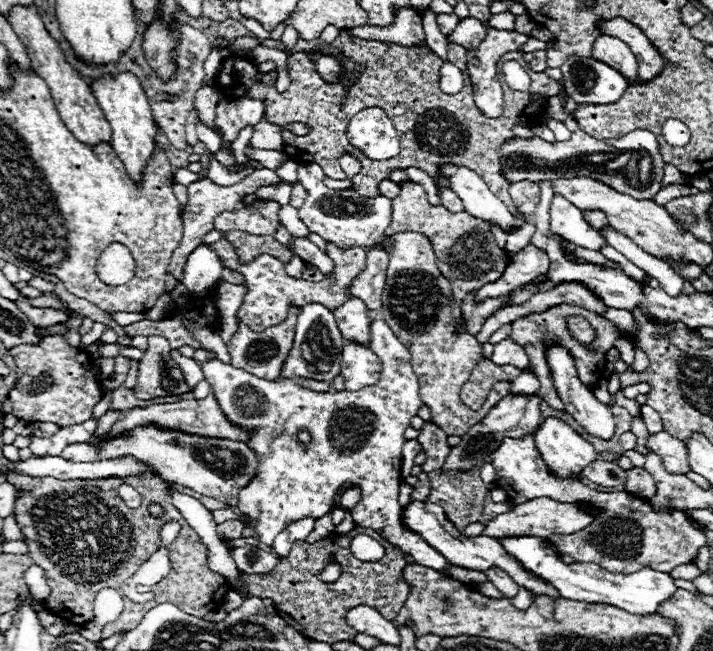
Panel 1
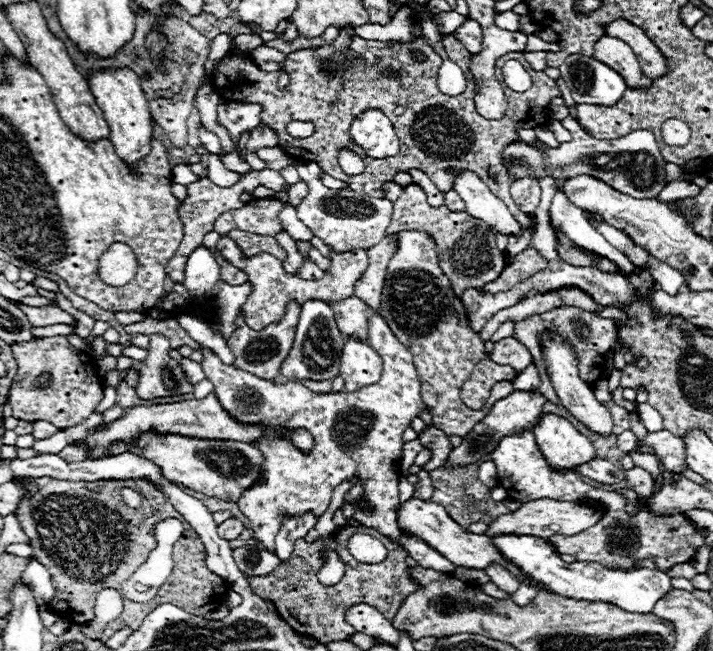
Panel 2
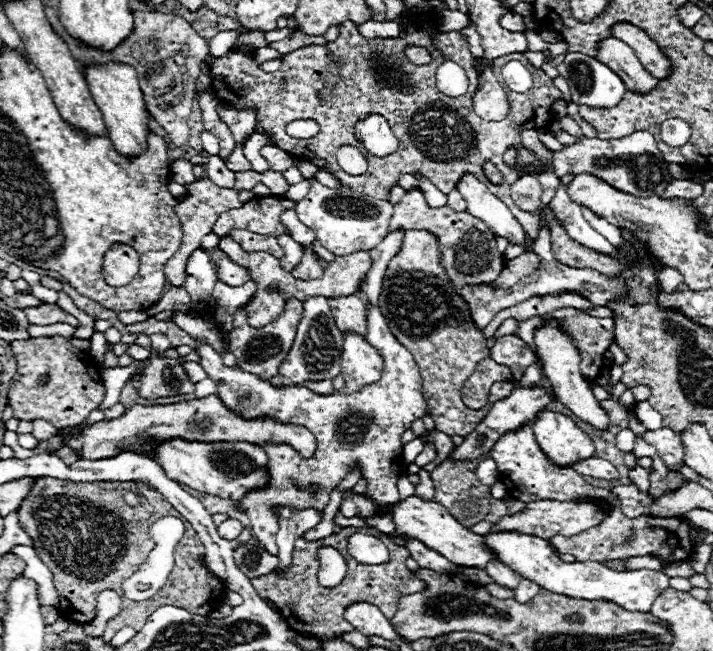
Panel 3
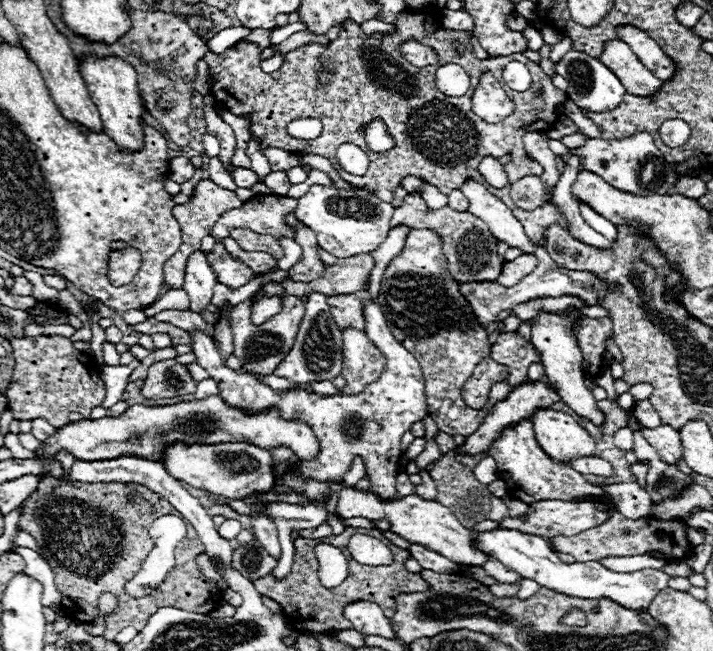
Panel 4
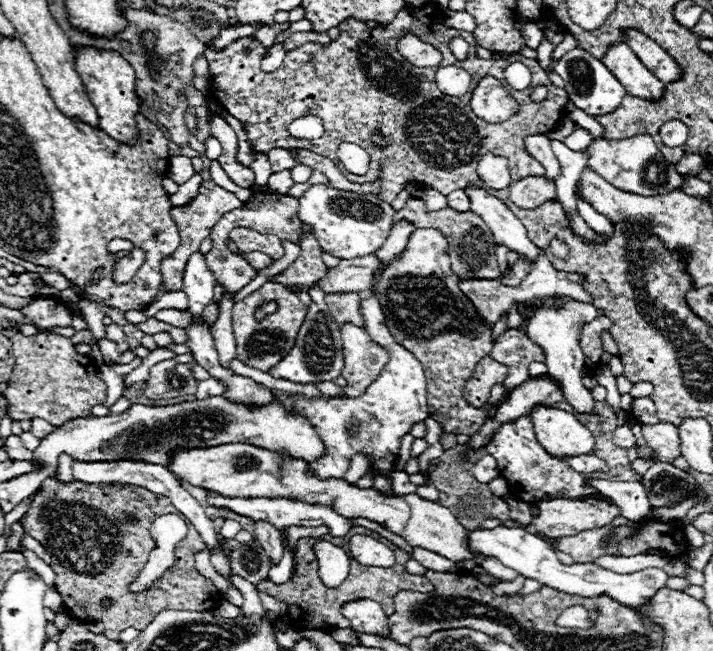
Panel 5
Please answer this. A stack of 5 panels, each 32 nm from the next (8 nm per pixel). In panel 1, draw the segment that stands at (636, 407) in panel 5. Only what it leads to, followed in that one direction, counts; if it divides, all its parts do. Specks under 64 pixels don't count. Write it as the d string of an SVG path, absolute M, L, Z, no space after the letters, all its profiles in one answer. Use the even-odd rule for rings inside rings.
M642 404L642 422L646 424L646 428L648 428L648 432L650 434L656 434L656 432L660 432L662 430L662 422L660 422L660 416L658 416L658 412L656 410L652 410L650 406L646 406L646 404Z

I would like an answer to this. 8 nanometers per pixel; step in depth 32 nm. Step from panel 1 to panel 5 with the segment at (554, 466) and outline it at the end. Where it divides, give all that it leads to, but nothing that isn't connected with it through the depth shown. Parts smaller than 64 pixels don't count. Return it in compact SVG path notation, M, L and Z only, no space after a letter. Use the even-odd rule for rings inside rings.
M536 406L530 418L536 430L536 440L554 458L592 454L594 436L574 414L550 406Z

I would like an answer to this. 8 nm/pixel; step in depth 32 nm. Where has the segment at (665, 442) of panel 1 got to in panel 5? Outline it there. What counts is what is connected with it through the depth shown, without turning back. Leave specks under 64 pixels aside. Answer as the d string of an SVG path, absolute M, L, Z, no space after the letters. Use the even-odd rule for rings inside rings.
M656 424L656 426L642 426L642 434L658 454L662 462L674 462L680 456L680 438L678 428L672 424Z

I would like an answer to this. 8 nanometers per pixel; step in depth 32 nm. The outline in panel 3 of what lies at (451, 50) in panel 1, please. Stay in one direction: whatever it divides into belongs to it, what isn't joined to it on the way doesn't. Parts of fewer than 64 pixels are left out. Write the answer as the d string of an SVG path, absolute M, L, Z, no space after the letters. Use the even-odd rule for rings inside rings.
M412 18L408 36L406 38L392 38L392 40L366 40L358 34L358 26L352 22L344 22L340 26L340 36L326 44L326 46L306 46L300 50L294 50L286 54L282 68L278 72L266 74L260 70L258 62L254 60L252 48L240 48L230 50L222 58L206 58L212 62L210 78L212 78L212 90L214 94L224 100L226 104L234 104L238 108L256 106L258 108L258 124L256 130L270 132L274 136L274 146L290 152L296 158L324 158L328 170L348 188L360 192L360 194L372 194L374 198L388 200L388 188L396 184L400 174L412 174L422 172L426 178L432 180L432 184L448 194L460 180L464 172L472 172L480 182L488 186L492 194L496 194L516 216L516 220L524 226L530 238L538 234L540 216L538 212L524 212L518 210L516 204L510 198L510 182L518 178L518 172L510 170L506 164L500 164L506 148L520 146L520 130L523 130L526 122L534 122L534 128L544 128L552 120L552 102L556 98L562 98L562 92L554 86L552 78L548 78L542 70L536 70L522 54L508 54L494 60L492 68L494 74L500 74L500 68L508 60L520 60L528 72L534 78L534 86L528 92L512 92L510 98L510 112L500 122L488 122L478 118L474 112L474 90L478 84L478 76L474 70L474 58L464 44L464 38L460 32L438 32L436 40L432 42L426 32L422 32L422 18ZM412 42L424 42L424 48L432 50L432 62L428 66L414 66L406 54L404 48ZM444 58L456 62L464 68L468 74L468 92L458 98L448 98L446 94L436 90L436 68L444 62ZM334 74L338 74L338 82L334 84ZM282 78L286 82L282 84ZM322 94L322 98L320 98ZM368 112L382 114L396 138L400 140L398 150L390 156L376 158L366 156L368 170L362 176L350 176L346 174L336 162L336 152L340 146L356 146L360 152L362 144L354 138L354 124L364 118ZM292 120L316 120L320 126L320 132L314 138L308 138L306 142L290 142L290 136L286 136L286 124ZM486 160L494 160L498 164L498 170L502 172L504 182L500 186L494 186L482 166Z

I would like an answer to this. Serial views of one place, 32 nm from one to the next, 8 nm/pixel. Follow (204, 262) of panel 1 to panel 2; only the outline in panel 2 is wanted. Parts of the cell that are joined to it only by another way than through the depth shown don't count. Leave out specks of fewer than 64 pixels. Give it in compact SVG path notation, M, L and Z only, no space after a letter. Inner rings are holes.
M198 246L186 262L184 286L192 296L210 296L214 284L220 280L220 266L206 246Z

